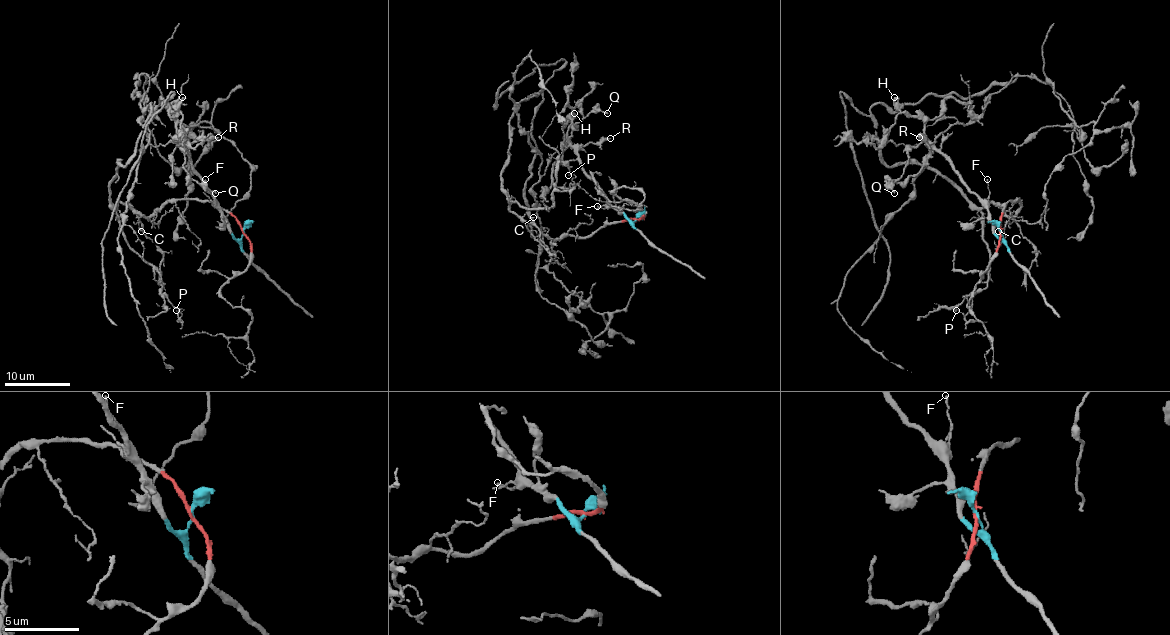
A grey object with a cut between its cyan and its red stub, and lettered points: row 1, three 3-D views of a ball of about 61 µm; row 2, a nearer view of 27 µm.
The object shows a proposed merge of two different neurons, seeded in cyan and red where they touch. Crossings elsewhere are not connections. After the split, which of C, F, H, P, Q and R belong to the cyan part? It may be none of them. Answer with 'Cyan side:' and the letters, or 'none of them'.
Cyan side: F, H, Q, R

